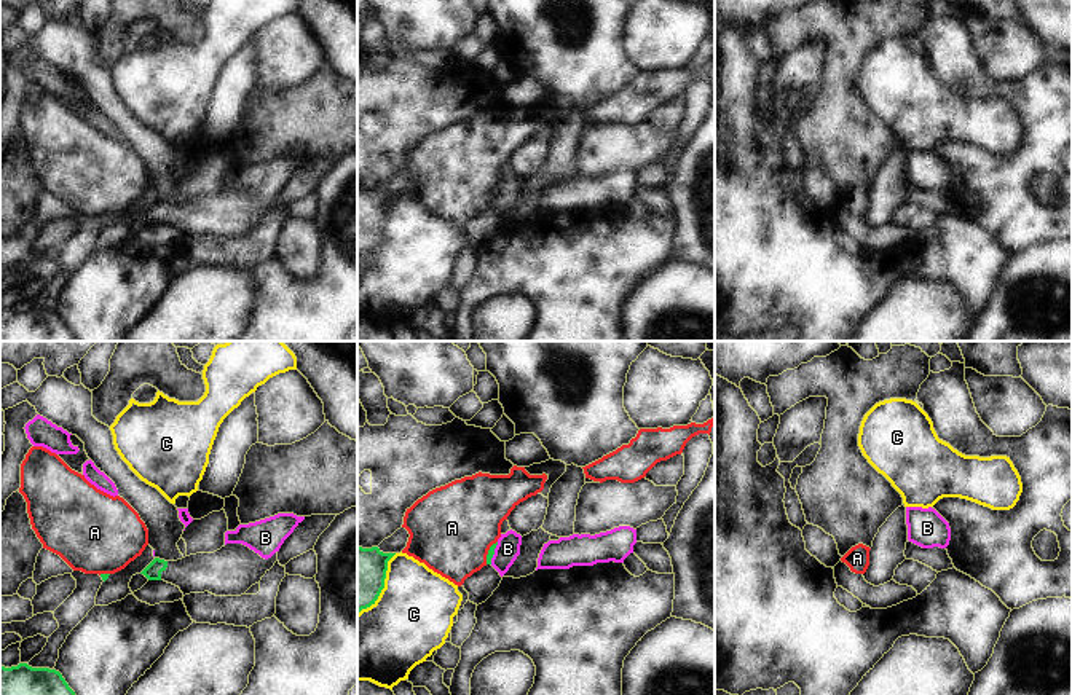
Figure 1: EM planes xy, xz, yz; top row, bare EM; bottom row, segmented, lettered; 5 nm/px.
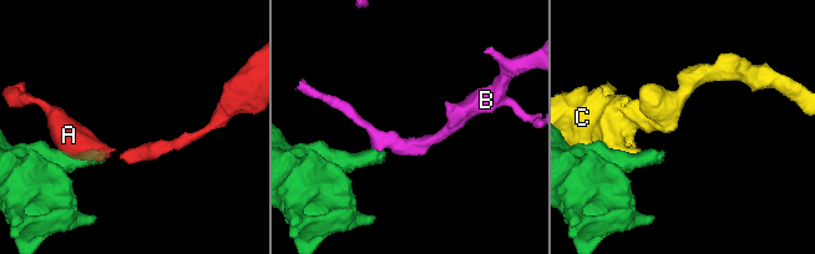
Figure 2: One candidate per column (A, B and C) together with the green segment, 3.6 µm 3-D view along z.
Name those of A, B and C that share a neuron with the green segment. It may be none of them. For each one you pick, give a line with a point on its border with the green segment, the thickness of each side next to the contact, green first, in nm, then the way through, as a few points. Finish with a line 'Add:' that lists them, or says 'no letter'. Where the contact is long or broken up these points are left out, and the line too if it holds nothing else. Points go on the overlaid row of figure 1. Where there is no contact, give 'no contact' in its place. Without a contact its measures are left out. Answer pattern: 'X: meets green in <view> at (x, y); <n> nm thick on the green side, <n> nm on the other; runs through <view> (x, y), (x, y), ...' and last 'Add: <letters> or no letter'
Add: no letter

